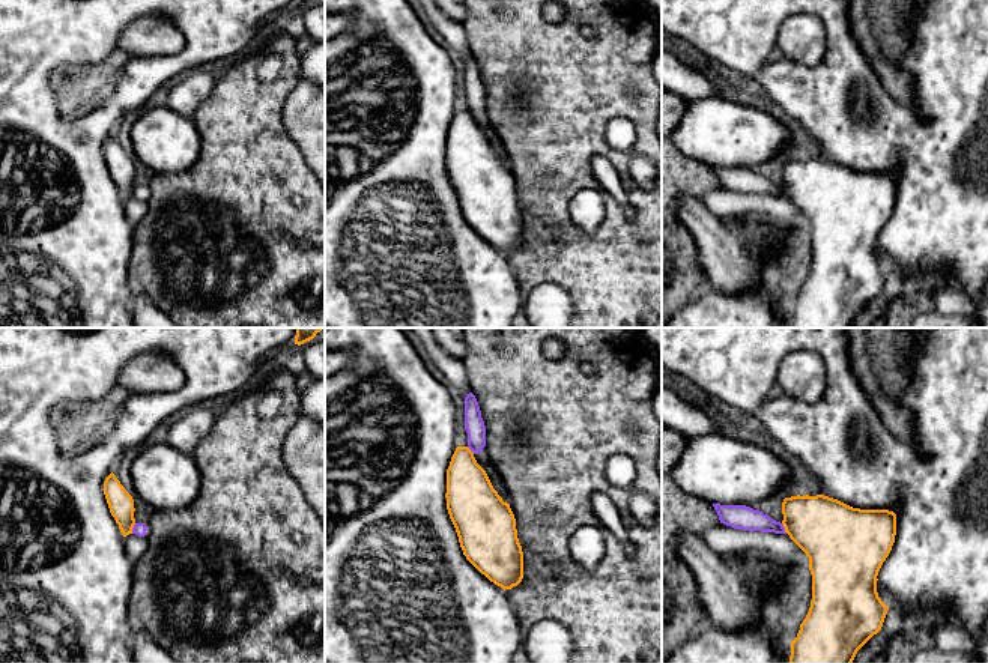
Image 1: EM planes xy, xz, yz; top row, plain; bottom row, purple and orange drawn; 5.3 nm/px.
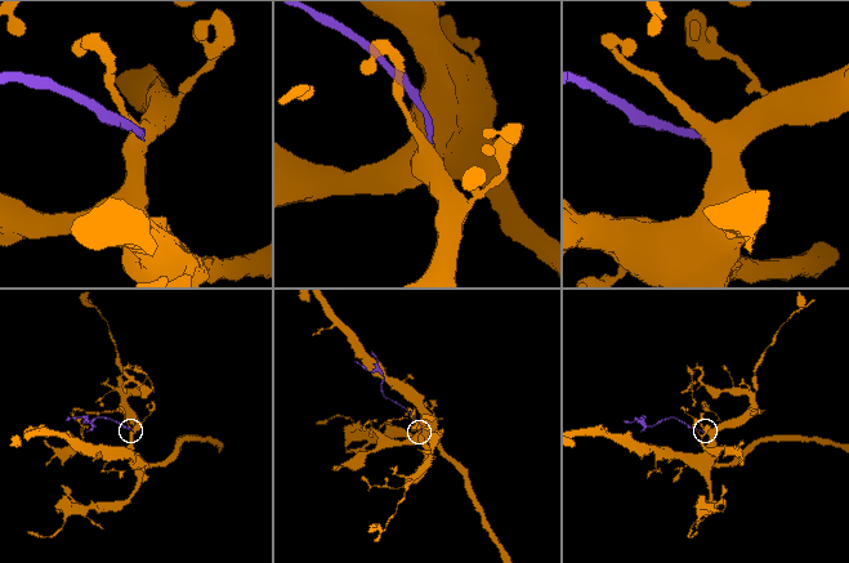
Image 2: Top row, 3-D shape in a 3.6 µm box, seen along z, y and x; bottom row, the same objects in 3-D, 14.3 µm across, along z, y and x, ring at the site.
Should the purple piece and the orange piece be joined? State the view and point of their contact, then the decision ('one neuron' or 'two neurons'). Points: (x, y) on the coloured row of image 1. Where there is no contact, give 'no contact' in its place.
xy (133, 528) | two neurons

